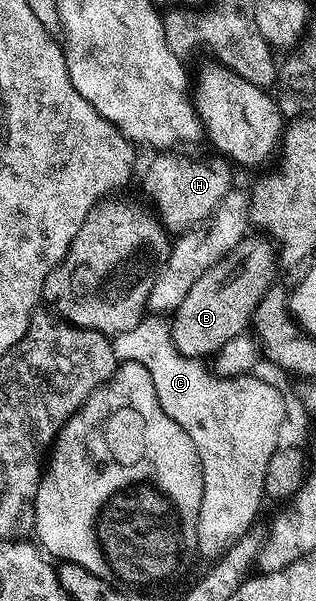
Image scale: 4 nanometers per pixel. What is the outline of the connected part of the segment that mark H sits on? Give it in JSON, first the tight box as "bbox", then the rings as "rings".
{"bbox":[143,151,233,235],"rings":[[[183,151],[156,152],[143,173],[143,187],[155,203],[153,207],[159,220],[175,235],[186,232],[193,223],[209,215],[233,188],[232,166],[222,156],[186,157],[179,152]]]}

